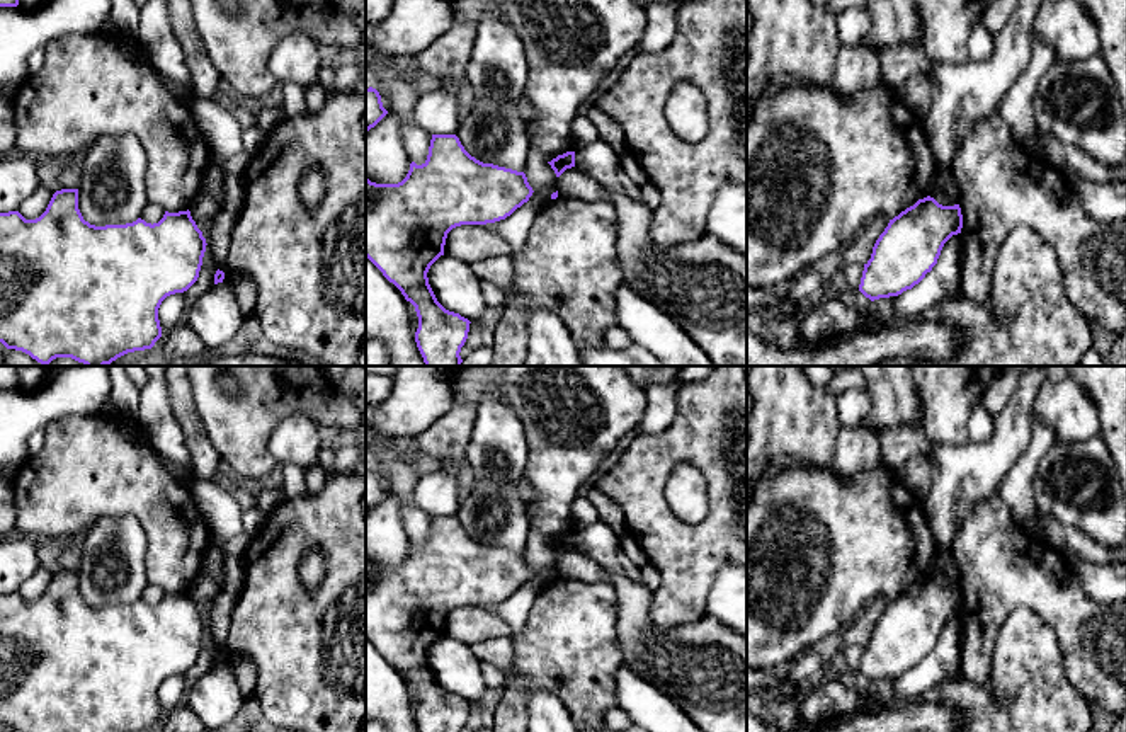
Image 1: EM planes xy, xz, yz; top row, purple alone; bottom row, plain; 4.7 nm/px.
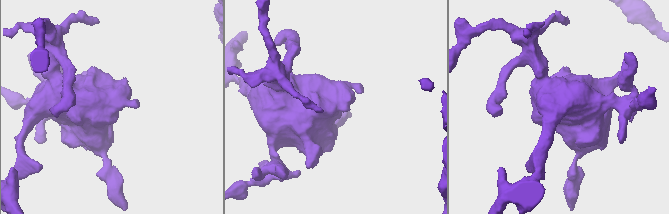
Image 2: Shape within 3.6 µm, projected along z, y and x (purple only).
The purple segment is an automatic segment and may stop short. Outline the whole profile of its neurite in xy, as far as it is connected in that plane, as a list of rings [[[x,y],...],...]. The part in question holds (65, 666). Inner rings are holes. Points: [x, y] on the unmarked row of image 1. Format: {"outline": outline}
{"outline": [[[78,570],[56,572],[46,592],[36,601],[26,601],[19,592],[0,594],[0,723],[15,732],[145,732],[162,718],[158,689],[175,674],[187,672],[199,659],[206,620],[191,598],[191,592],[168,594],[158,604],[138,599],[126,606],[95,608],[83,601],[78,591]]]}

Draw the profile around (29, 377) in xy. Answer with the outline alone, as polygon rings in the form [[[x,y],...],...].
[[[19,366],[19,386],[22,390],[34,390],[46,380],[46,368],[41,366]]]

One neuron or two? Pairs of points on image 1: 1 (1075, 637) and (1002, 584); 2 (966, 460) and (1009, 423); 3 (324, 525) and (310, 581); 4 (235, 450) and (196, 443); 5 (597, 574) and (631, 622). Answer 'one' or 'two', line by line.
1: one
2: one
3: two
4: two
5: one

